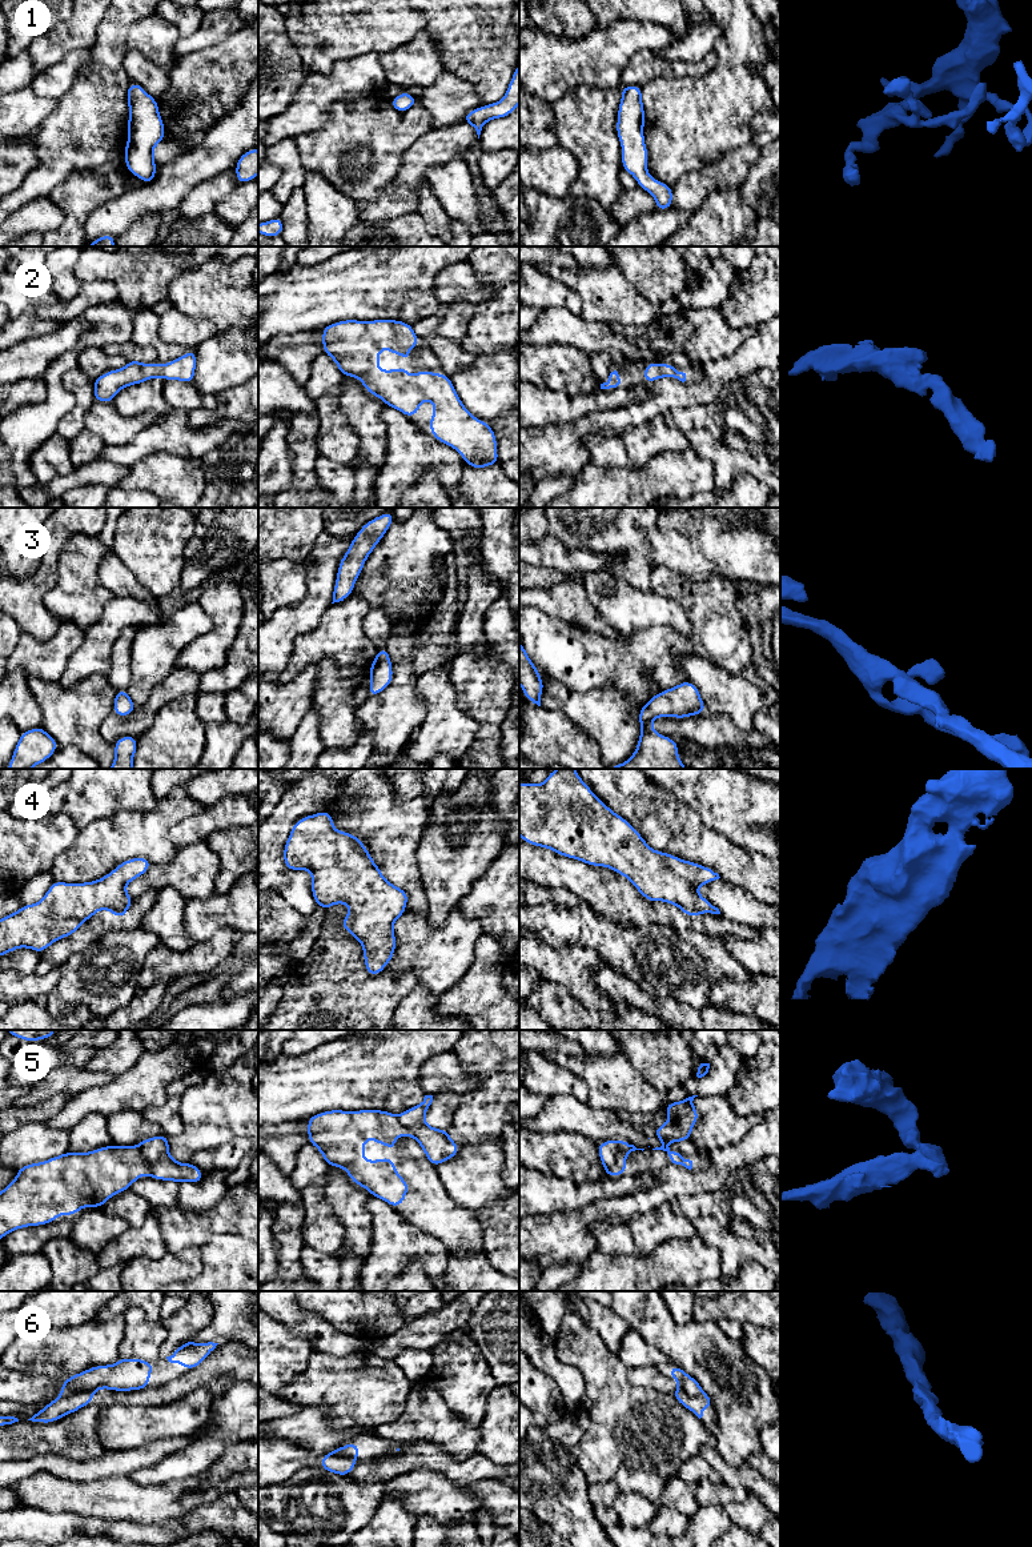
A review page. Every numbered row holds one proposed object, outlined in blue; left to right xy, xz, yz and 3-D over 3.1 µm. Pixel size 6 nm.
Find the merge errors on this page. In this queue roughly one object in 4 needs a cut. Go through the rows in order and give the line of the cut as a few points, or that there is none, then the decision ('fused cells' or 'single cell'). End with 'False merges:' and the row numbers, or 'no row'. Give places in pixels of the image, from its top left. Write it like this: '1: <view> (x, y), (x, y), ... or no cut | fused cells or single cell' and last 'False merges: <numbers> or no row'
1: no cut | single cell
2: no cut | single cell
3: no cut | single cell
4: no cut | single cell
5: xy (136, 1146), (147, 1173) | fused cells
6: xy (96, 1389), (76, 1391), (56, 1399) | fused cells
False merges: 5, 6

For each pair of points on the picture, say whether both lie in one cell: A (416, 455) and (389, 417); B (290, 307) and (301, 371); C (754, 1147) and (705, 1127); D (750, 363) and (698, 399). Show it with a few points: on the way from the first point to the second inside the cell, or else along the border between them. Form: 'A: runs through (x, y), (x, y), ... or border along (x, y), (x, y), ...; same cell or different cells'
A: runs through (409, 445), (398, 427); same cell
B: border along (321, 328), (276, 335), (272, 339); different cells
C: border along (751, 1127), (738, 1141), (709, 1151); different cells
D: runs through (737, 367), (726, 371), (711, 385); same cell

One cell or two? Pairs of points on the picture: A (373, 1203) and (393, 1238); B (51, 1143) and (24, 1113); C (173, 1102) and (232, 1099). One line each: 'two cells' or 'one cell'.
A: one cell
B: two cells
C: two cells

